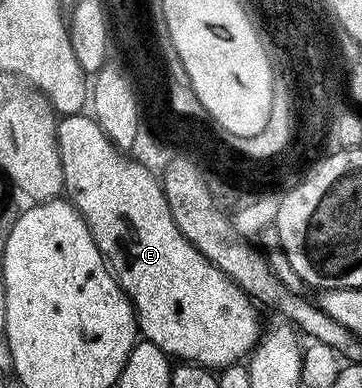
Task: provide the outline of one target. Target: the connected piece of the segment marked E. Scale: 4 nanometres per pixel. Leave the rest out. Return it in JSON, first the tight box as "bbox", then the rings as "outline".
{"bbox":[58,112,264,371],"outline":[[[85,112],[71,113],[58,121],[58,150],[65,196],[86,220],[102,258],[110,266],[118,286],[130,298],[138,319],[139,334],[145,340],[156,343],[156,347],[163,349],[170,358],[202,365],[211,371],[221,371],[249,358],[264,329],[264,325],[258,322],[259,310],[233,279],[214,266],[184,237],[173,221],[161,180],[120,151],[119,146],[113,145],[93,116]]]}

